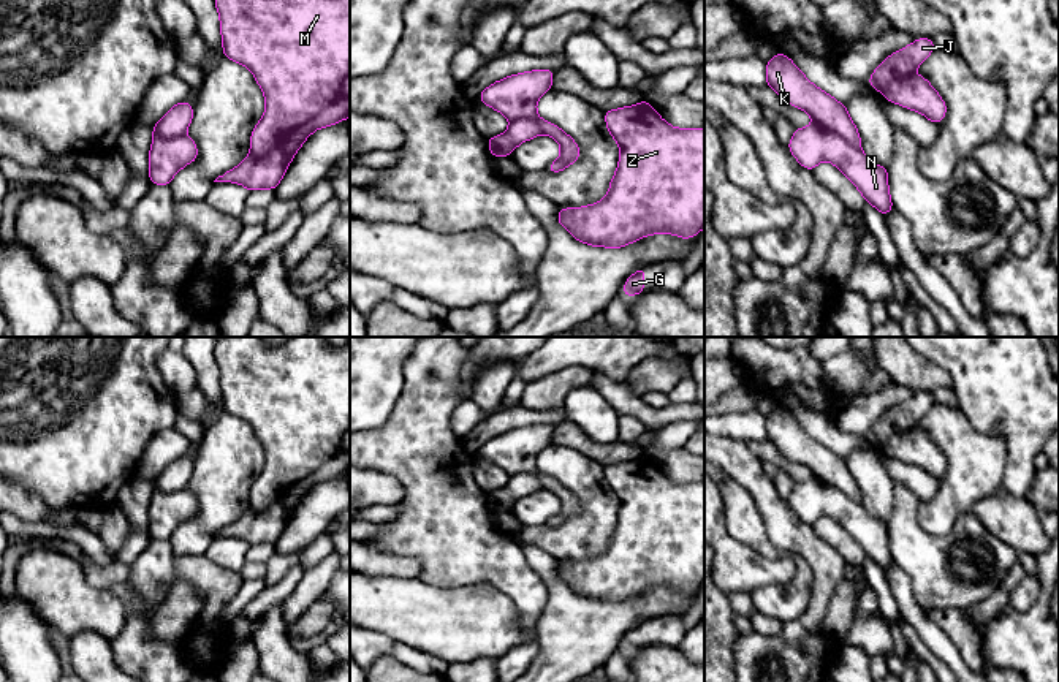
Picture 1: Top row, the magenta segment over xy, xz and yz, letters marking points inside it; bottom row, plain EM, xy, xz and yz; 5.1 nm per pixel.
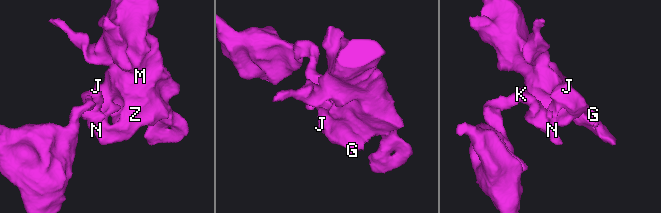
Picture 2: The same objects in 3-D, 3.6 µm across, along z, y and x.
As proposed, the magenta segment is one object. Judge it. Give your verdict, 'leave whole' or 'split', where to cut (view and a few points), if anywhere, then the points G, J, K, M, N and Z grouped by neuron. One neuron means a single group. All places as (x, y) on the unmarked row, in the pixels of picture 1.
split; cut in yz along (814, 475), (860, 503); G J M N Z / K

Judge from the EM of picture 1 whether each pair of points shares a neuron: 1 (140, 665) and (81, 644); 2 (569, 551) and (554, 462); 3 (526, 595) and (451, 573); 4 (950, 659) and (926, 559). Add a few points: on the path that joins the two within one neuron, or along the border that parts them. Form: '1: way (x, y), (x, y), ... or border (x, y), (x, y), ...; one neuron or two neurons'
1: border (111, 641), (111, 651), (117, 665); two neurons
2: way (581, 529), (588, 522), (588, 492), (576, 481); one neuron
3: way (507, 576), (502, 572), (470, 572); one neuron
4: border (907, 575), (912, 594), (923, 608); two neurons

